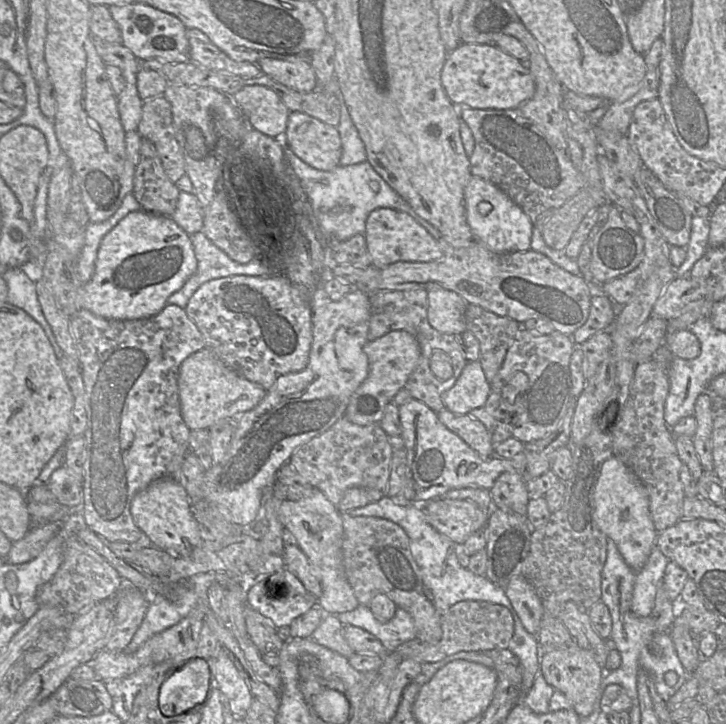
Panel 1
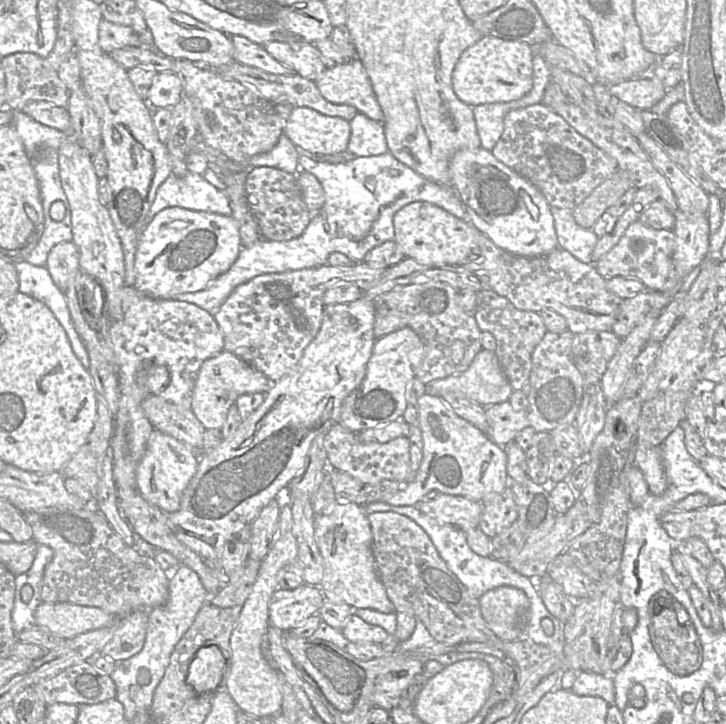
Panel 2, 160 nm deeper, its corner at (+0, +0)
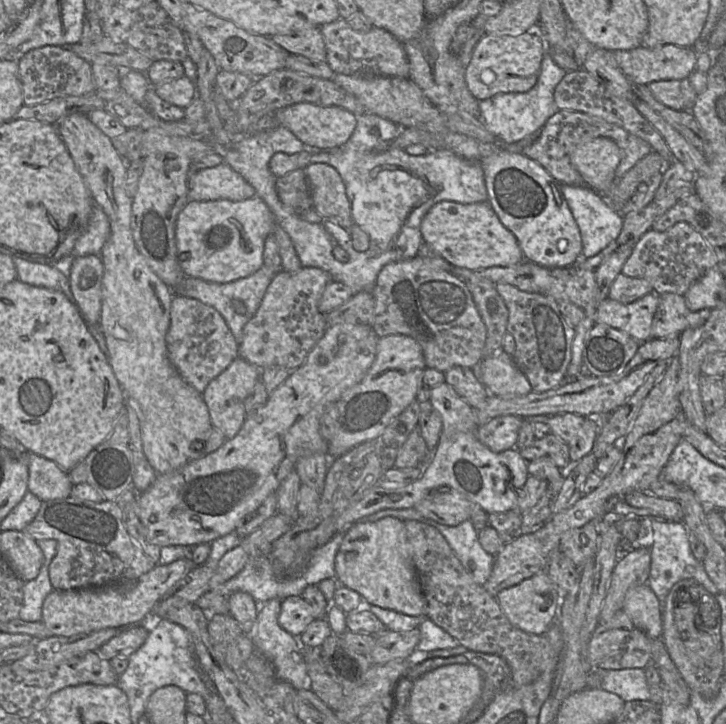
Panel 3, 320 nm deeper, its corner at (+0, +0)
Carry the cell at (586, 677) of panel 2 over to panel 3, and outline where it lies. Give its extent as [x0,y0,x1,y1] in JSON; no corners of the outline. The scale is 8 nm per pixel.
[599,668,650,702]

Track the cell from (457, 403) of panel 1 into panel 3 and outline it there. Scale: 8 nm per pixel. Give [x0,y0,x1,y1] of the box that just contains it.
[471,351,532,396]

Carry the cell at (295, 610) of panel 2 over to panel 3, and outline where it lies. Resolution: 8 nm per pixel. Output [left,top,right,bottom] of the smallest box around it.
[278,596,314,638]

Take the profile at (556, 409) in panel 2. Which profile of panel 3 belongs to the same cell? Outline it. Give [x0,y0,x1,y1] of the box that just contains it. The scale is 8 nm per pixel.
[476,415,523,452]

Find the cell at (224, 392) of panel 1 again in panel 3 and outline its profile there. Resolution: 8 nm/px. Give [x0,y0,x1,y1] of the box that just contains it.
[202,357,260,439]

